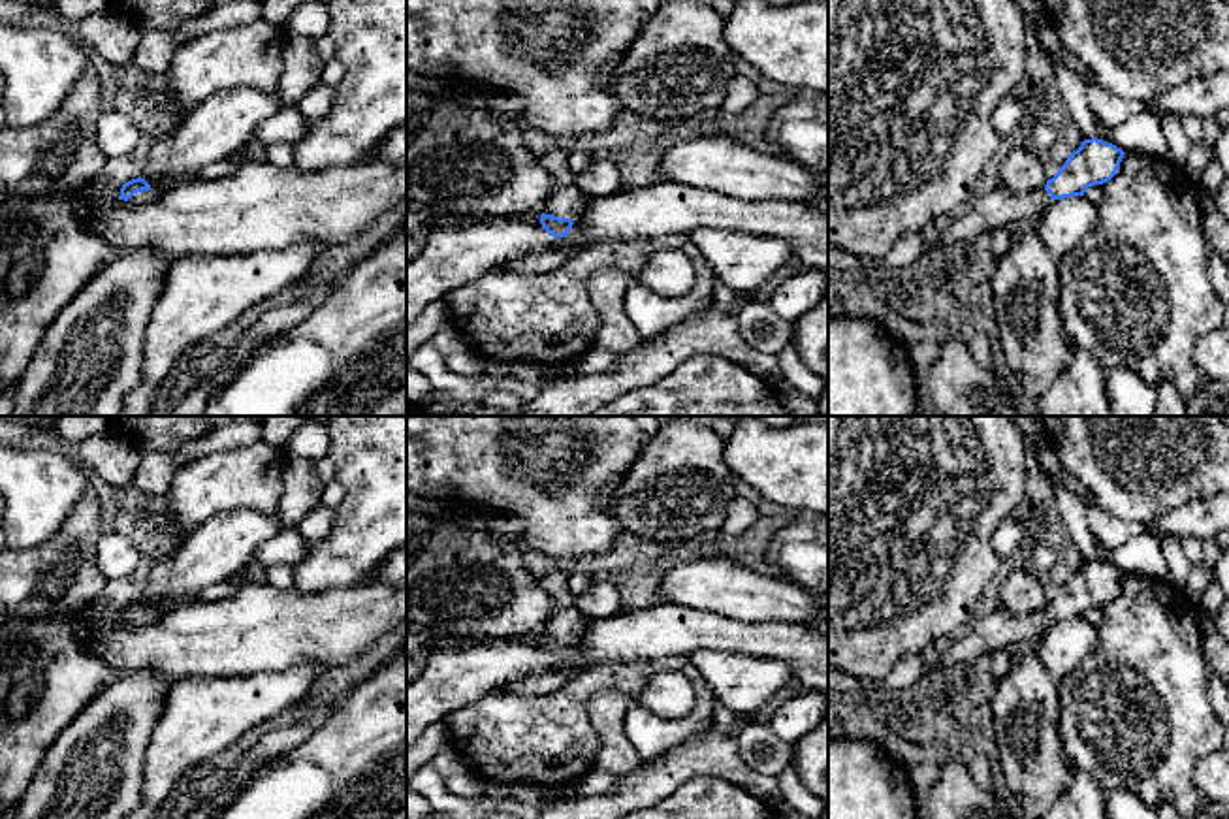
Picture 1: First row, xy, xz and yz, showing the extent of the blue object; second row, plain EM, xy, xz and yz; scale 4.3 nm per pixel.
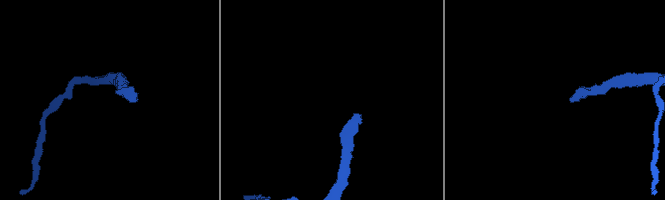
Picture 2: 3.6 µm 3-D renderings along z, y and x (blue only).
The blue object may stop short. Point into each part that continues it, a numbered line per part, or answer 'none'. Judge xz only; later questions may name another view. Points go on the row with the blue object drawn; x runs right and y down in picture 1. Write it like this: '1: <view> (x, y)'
1: xz (565, 200)

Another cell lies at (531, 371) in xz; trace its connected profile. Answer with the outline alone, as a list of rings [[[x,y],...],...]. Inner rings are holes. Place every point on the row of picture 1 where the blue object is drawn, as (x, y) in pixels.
[[[512,361],[510,375],[518,380],[536,382],[546,373],[546,367],[536,361]]]

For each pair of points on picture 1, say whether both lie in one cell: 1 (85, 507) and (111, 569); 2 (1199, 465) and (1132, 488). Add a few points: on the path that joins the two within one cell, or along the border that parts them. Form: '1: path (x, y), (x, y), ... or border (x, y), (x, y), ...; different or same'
1: border (102, 535), (95, 563), (106, 580); different
2: path (1182, 465), (1154, 465), (1149, 471); same

